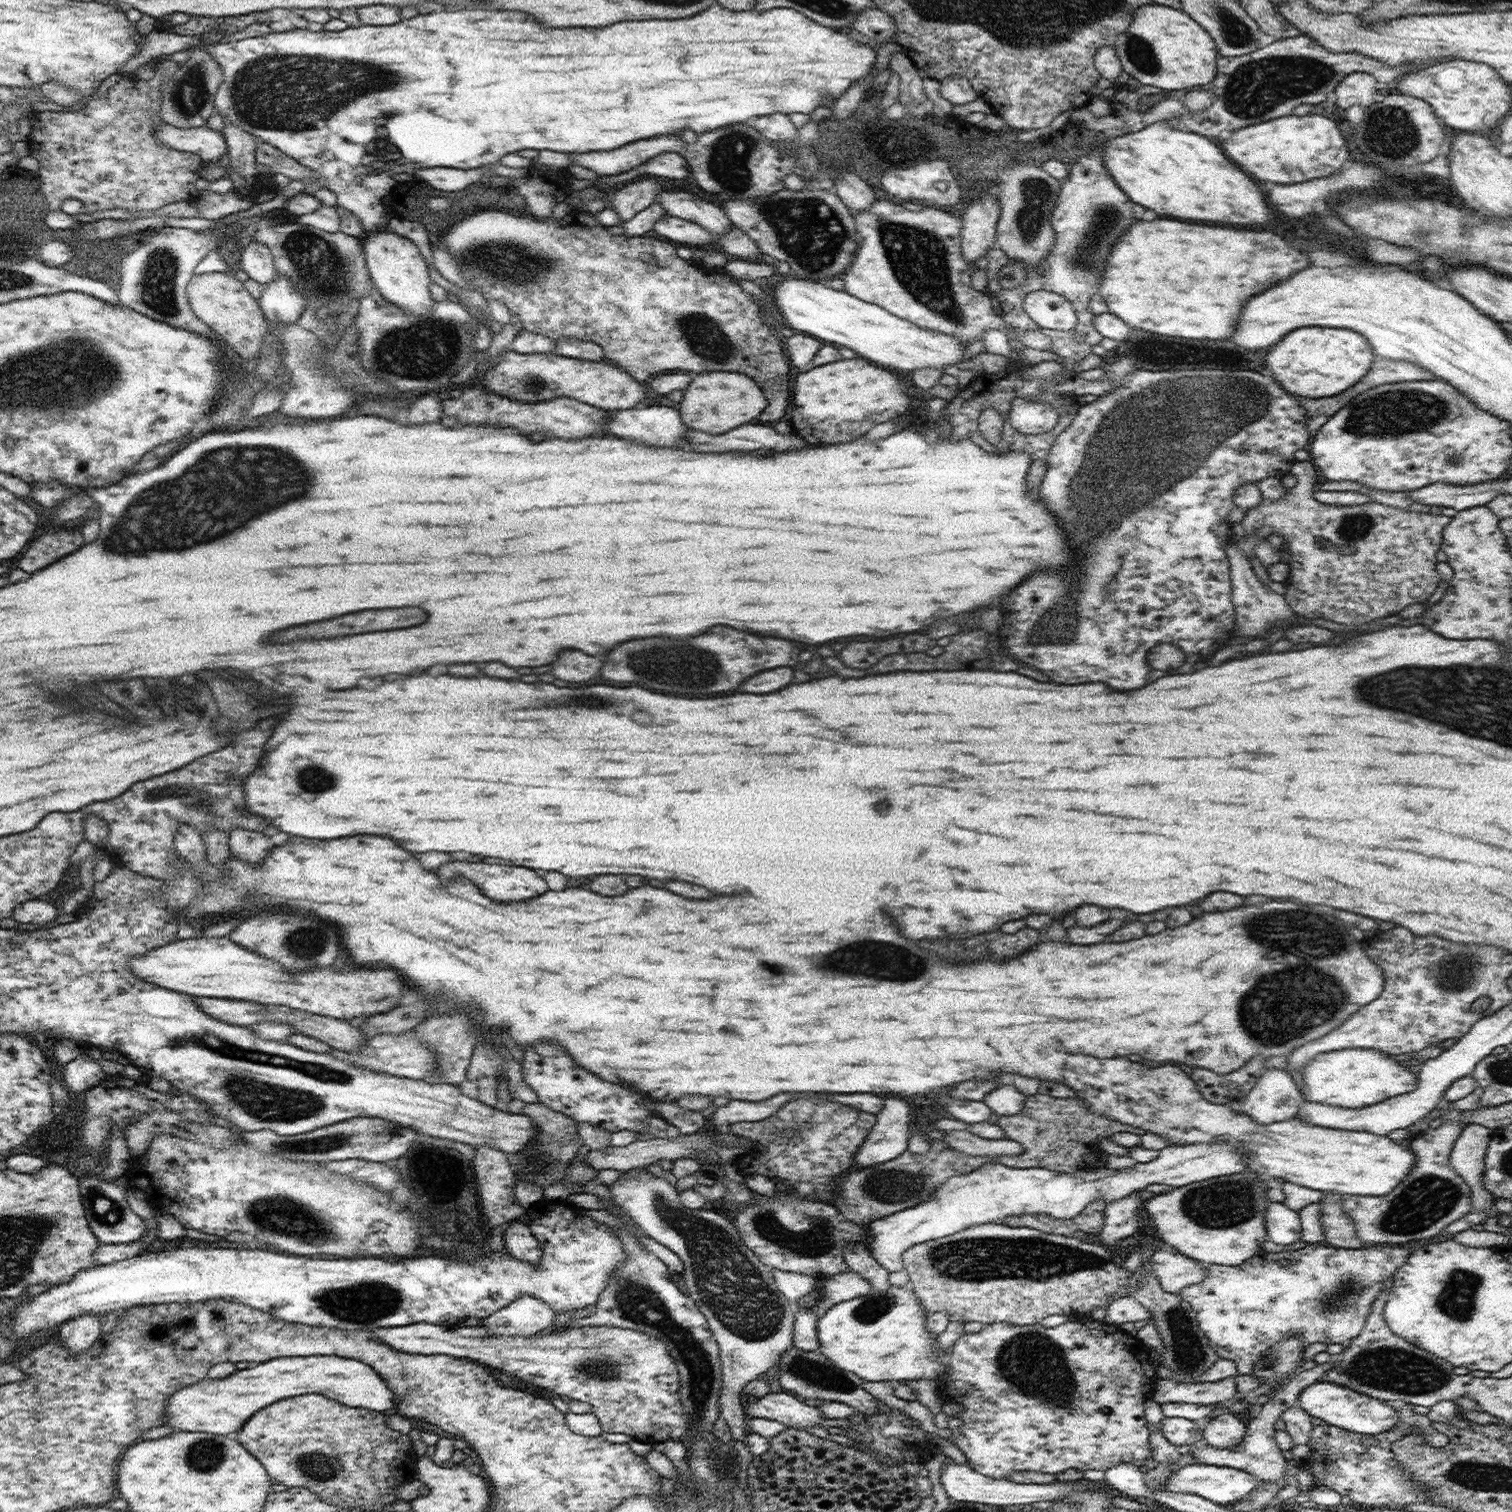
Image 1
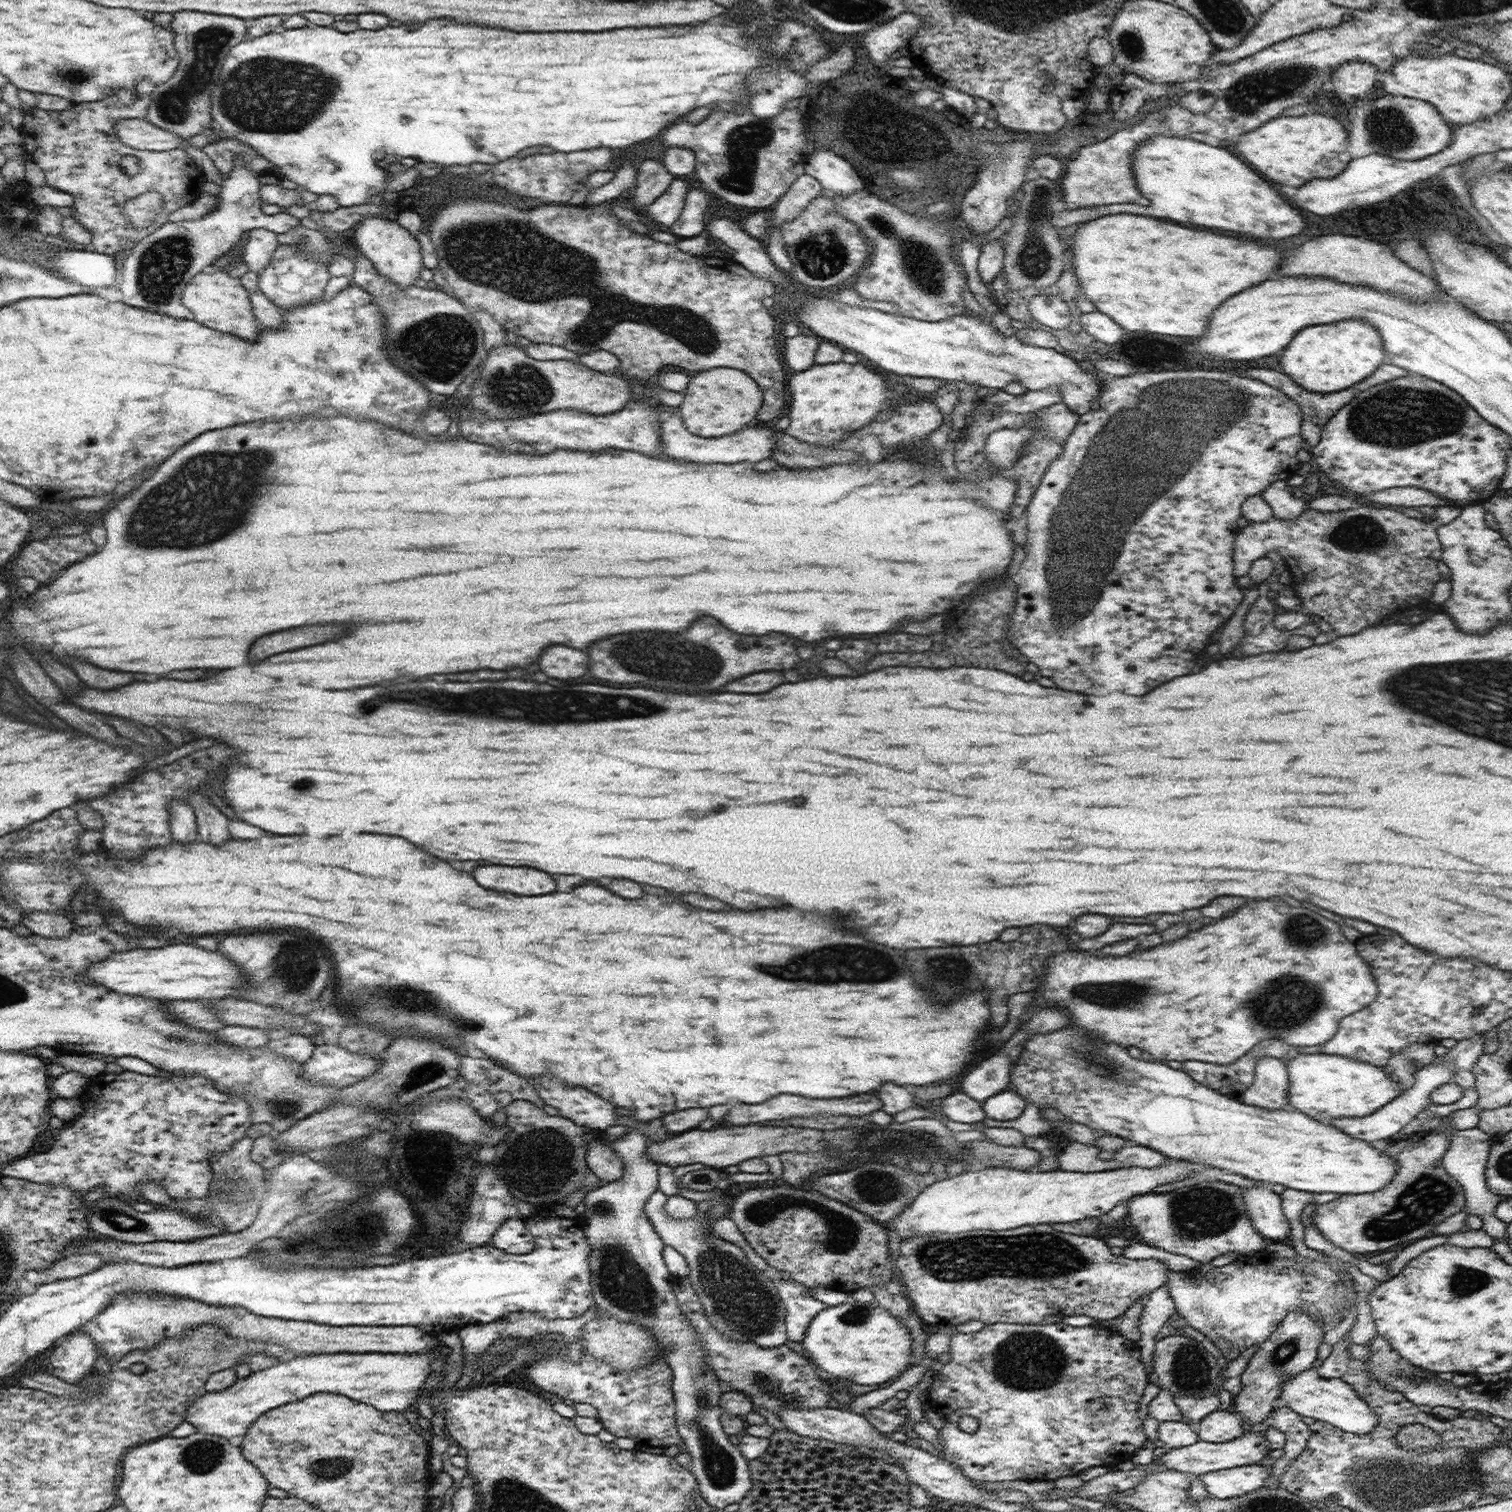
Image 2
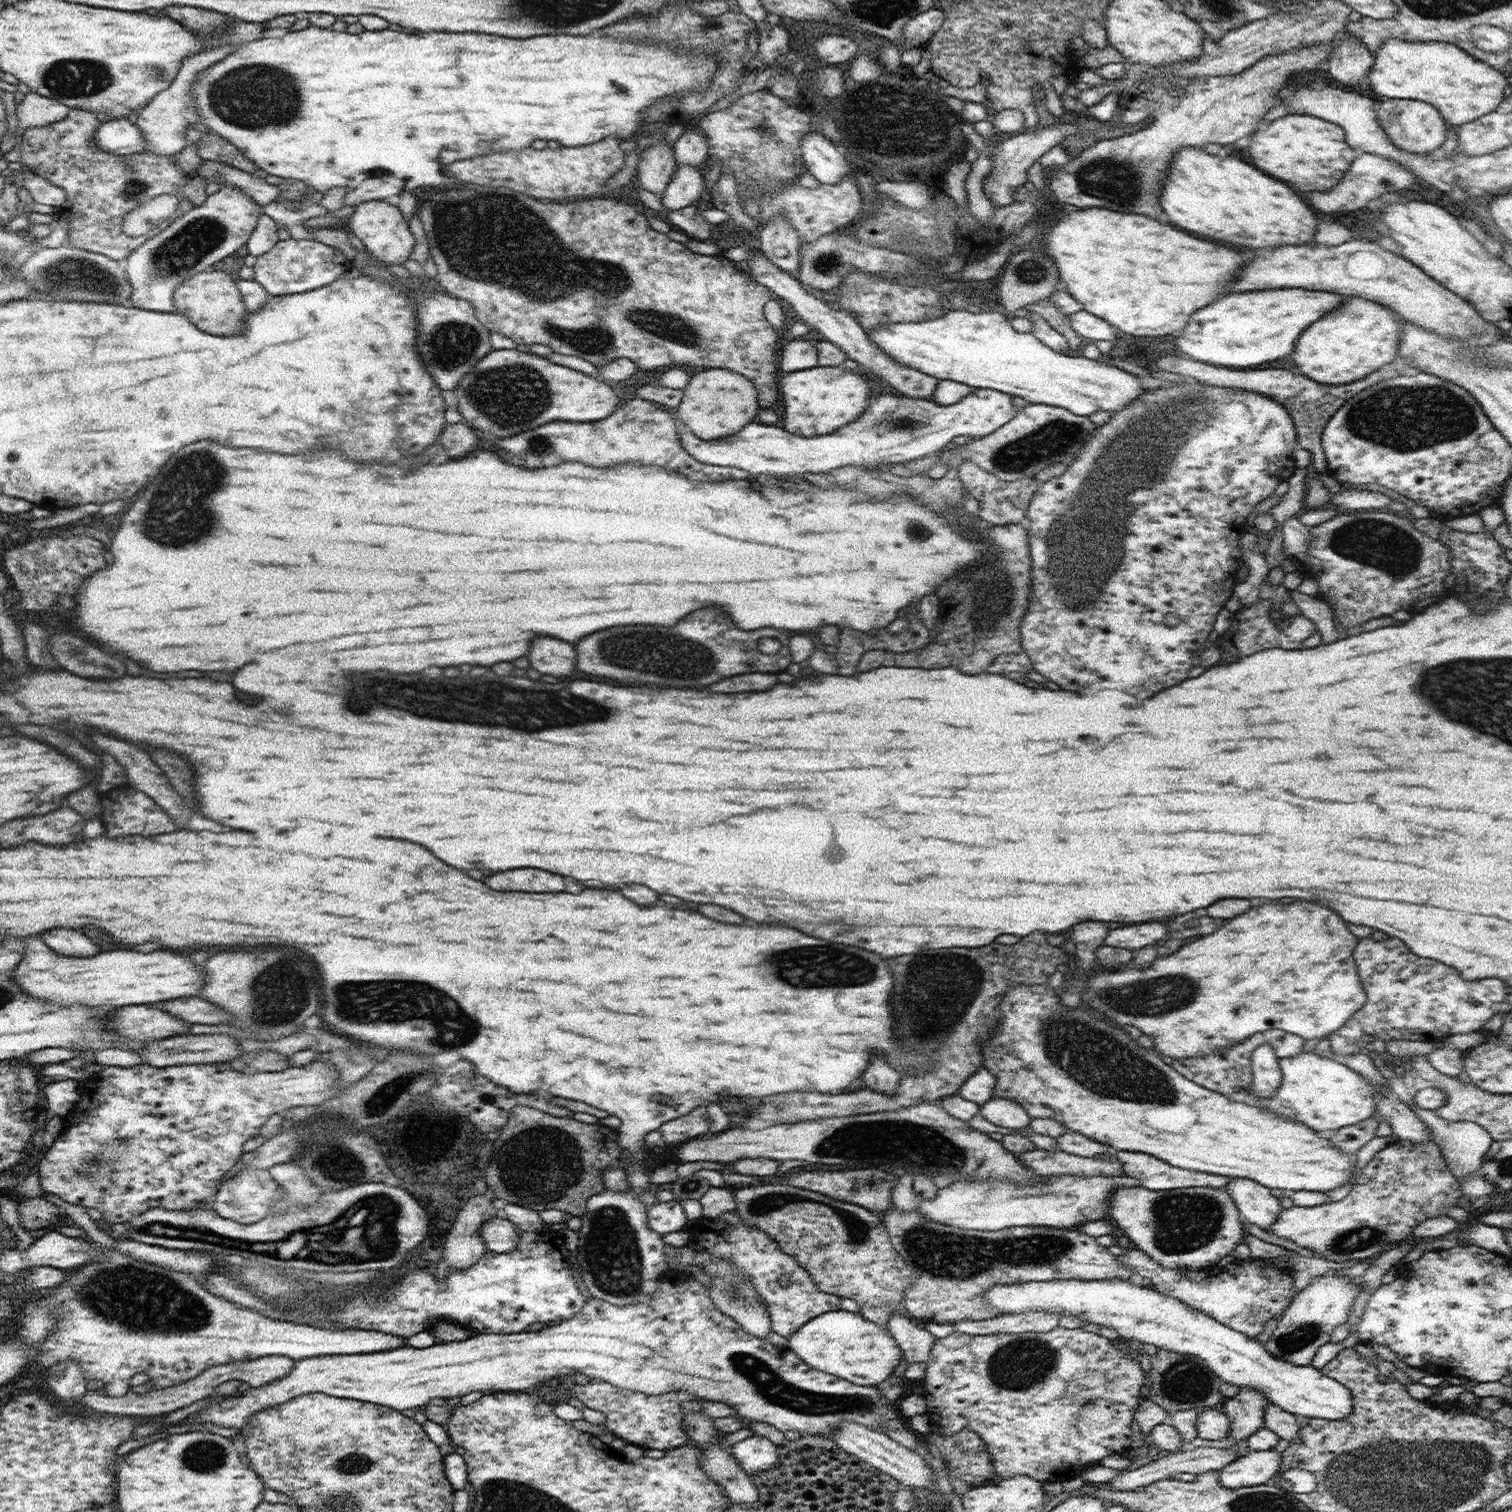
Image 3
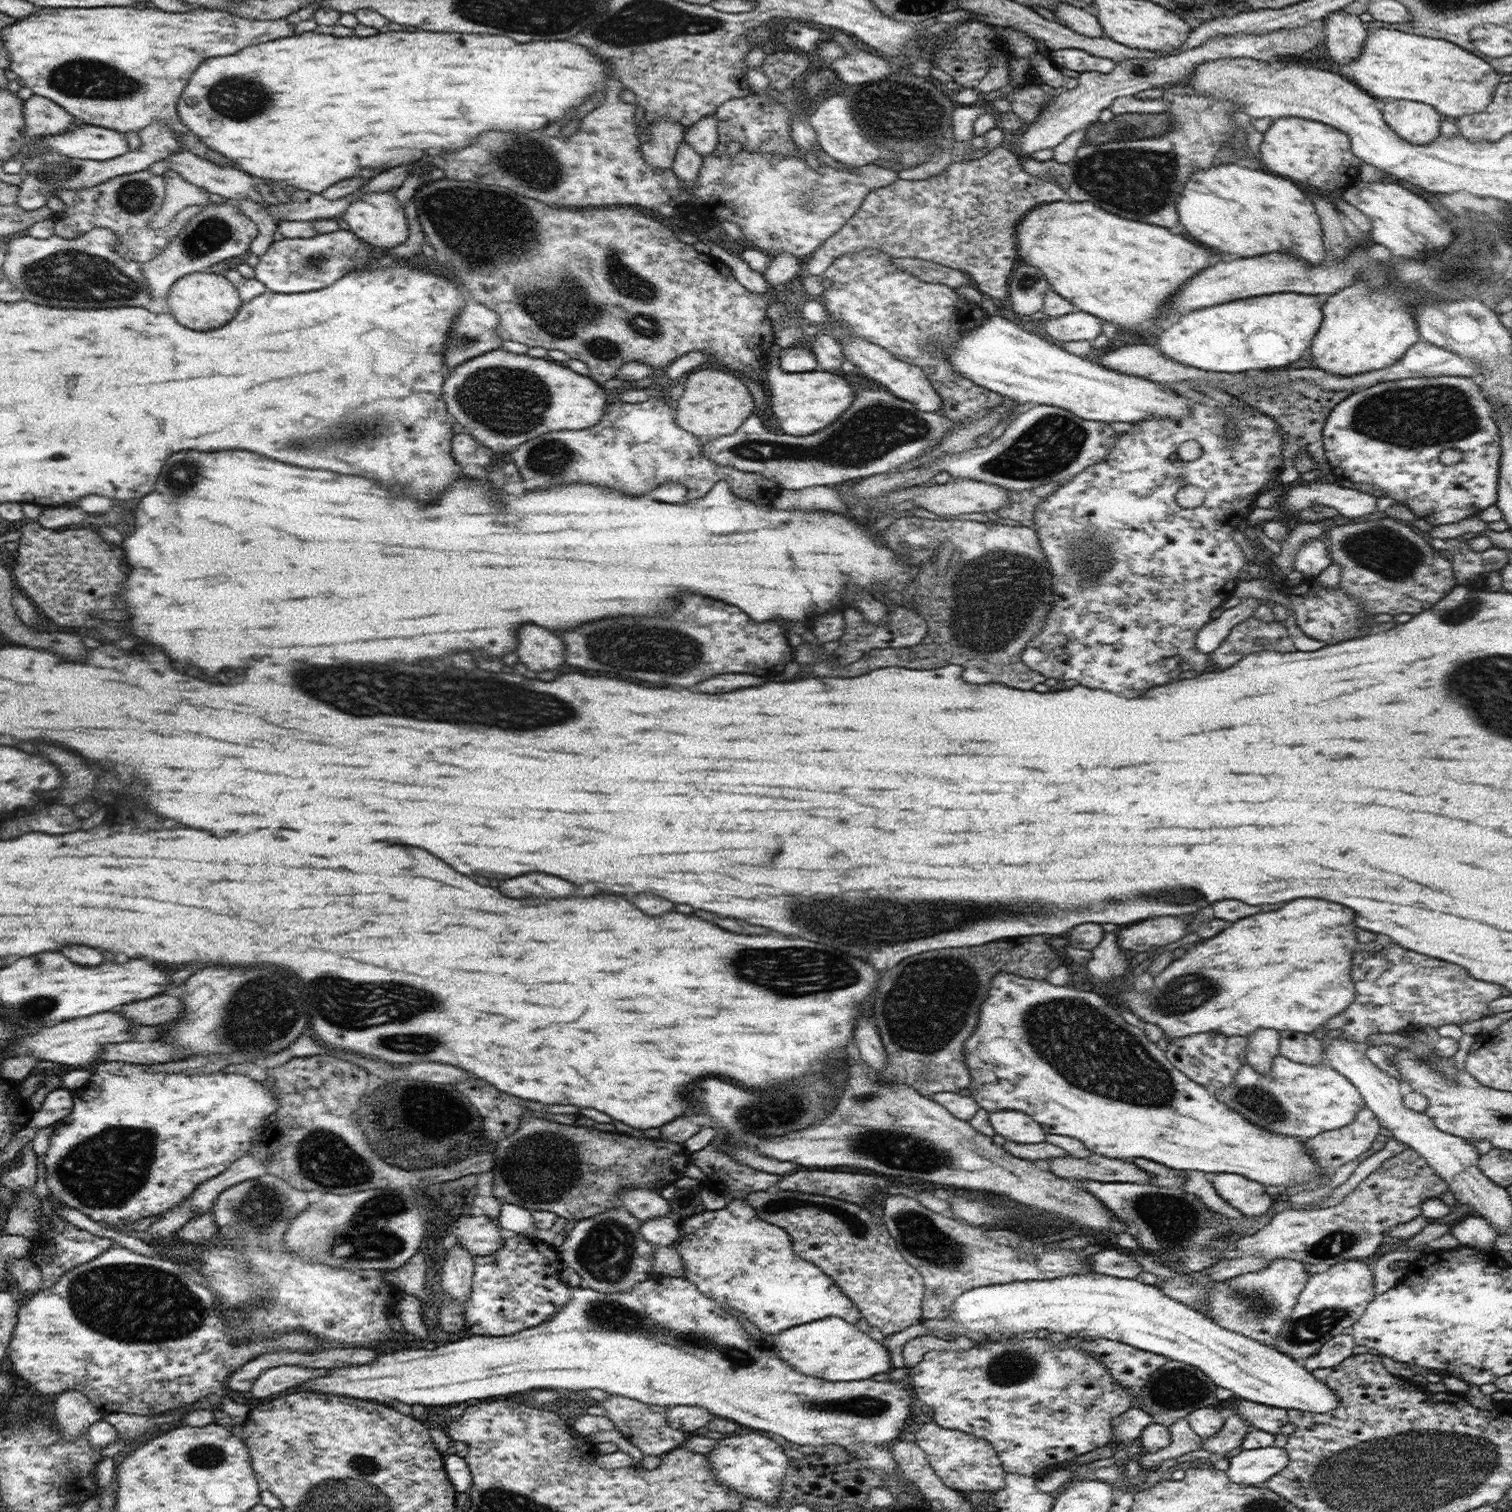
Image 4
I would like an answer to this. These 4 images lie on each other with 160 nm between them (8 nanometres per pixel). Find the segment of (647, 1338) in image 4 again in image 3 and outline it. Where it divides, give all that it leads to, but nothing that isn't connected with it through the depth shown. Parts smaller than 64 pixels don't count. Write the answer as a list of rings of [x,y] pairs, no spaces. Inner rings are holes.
[[[669,1270],[666,1275],[662,1278],[662,1282],[654,1294],[654,1298],[650,1299],[647,1303],[640,1304],[629,1304],[629,1305],[615,1305],[600,1299],[590,1298],[586,1299],[584,1306],[577,1312],[571,1319],[560,1321],[559,1323],[554,1323],[551,1325],[540,1325],[534,1328],[528,1328],[519,1333],[514,1334],[476,1334],[464,1342],[450,1342],[450,1344],[434,1344],[432,1348],[412,1348],[412,1346],[402,1346],[402,1348],[396,1348],[396,1350],[386,1350],[384,1354],[382,1352],[374,1352],[372,1356],[342,1356],[342,1355],[320,1355],[314,1356],[307,1359],[300,1359],[295,1361],[294,1370],[290,1376],[278,1380],[278,1382],[272,1382],[272,1384],[265,1384],[264,1386],[259,1386],[258,1388],[250,1387],[249,1390],[243,1392],[242,1395],[237,1397],[230,1397],[225,1399],[220,1403],[216,1403],[214,1407],[210,1407],[207,1411],[199,1414],[199,1411],[195,1412],[197,1422],[211,1422],[218,1424],[220,1426],[228,1428],[236,1428],[241,1430],[241,1428],[248,1422],[248,1417],[252,1416],[255,1412],[264,1410],[264,1408],[270,1408],[272,1404],[284,1404],[286,1400],[294,1398],[294,1396],[300,1396],[300,1394],[308,1394],[308,1392],[324,1392],[324,1394],[330,1394],[330,1396],[338,1396],[338,1398],[354,1398],[354,1400],[370,1400],[374,1404],[386,1404],[386,1407],[393,1408],[397,1411],[406,1410],[407,1408],[416,1408],[417,1406],[423,1406],[428,1404],[432,1398],[456,1398],[456,1396],[464,1396],[464,1394],[470,1394],[470,1392],[476,1392],[476,1390],[526,1390],[530,1388],[530,1384],[538,1384],[542,1382],[544,1378],[558,1378],[558,1376],[574,1376],[574,1374],[584,1374],[588,1378],[598,1378],[598,1380],[606,1380],[613,1386],[617,1386],[621,1389],[634,1390],[636,1392],[643,1392],[644,1394],[653,1394],[654,1396],[660,1396],[661,1394],[666,1394],[667,1392],[672,1392],[676,1390],[681,1393],[683,1398],[689,1398],[690,1400],[694,1398],[703,1398],[704,1400],[715,1400],[716,1402],[723,1402],[724,1404],[729,1404],[735,1412],[736,1416],[741,1418],[746,1423],[753,1422],[768,1422],[772,1426],[776,1426],[778,1430],[786,1432],[786,1430],[794,1430],[798,1432],[801,1436],[814,1436],[822,1435],[823,1437],[831,1436],[831,1432],[835,1428],[840,1428],[845,1420],[851,1420],[852,1422],[857,1422],[858,1424],[863,1424],[868,1428],[876,1428],[880,1422],[886,1422],[888,1420],[894,1420],[898,1418],[899,1412],[896,1409],[889,1407],[888,1400],[880,1393],[880,1389],[877,1386],[864,1386],[857,1385],[849,1380],[844,1380],[840,1377],[816,1370],[811,1366],[808,1366],[795,1352],[788,1349],[787,1347],[778,1347],[774,1344],[766,1341],[766,1339],[758,1338],[749,1332],[746,1332],[741,1324],[738,1324],[731,1316],[725,1315],[716,1305],[712,1302],[712,1299],[708,1298],[708,1293],[706,1292],[705,1286],[702,1285],[696,1278],[694,1278],[690,1273],[686,1273],[684,1270]]]

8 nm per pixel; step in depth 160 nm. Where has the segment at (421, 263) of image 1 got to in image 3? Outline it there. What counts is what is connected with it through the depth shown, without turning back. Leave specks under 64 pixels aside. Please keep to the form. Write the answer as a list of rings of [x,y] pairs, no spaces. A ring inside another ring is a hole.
[[[369,200],[356,205],[353,215],[346,221],[347,230],[362,240],[366,249],[378,260],[386,264],[402,264],[411,258],[415,247],[415,238],[409,229],[409,222],[403,217],[401,210],[388,202]]]

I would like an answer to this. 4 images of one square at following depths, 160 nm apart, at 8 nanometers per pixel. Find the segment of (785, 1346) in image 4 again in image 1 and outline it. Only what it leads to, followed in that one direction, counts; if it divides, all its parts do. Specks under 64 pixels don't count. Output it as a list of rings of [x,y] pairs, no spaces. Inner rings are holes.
[[[891,1285],[890,1290],[880,1293],[870,1291],[865,1296],[835,1304],[817,1320],[819,1350],[838,1368],[858,1374],[868,1382],[881,1380],[893,1383],[918,1379],[942,1379],[946,1367],[940,1363],[940,1356],[946,1352],[939,1347],[937,1336],[925,1328],[928,1314],[924,1314],[914,1288],[907,1285]]]

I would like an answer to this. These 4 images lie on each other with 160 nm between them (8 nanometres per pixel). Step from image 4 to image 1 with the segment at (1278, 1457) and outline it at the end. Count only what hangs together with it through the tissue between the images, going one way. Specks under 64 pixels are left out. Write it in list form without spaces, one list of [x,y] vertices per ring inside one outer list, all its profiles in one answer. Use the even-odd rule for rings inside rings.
[[[1195,1463],[1184,1465],[1180,1470],[1175,1470],[1175,1472],[1169,1476],[1169,1479],[1164,1486],[1164,1490],[1168,1490],[1168,1492],[1194,1493],[1198,1494],[1198,1496],[1206,1498],[1206,1500],[1217,1503],[1218,1505],[1231,1506],[1235,1502],[1239,1502],[1240,1500],[1247,1498],[1252,1491],[1258,1488],[1259,1484],[1259,1479],[1245,1470],[1238,1470],[1237,1468],[1232,1468],[1229,1466],[1216,1466],[1215,1464]]]

